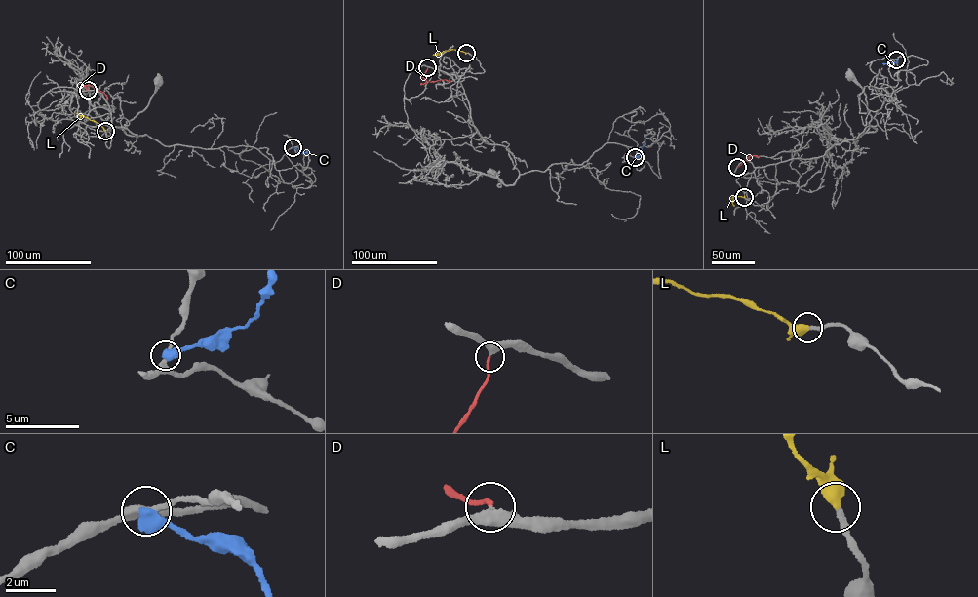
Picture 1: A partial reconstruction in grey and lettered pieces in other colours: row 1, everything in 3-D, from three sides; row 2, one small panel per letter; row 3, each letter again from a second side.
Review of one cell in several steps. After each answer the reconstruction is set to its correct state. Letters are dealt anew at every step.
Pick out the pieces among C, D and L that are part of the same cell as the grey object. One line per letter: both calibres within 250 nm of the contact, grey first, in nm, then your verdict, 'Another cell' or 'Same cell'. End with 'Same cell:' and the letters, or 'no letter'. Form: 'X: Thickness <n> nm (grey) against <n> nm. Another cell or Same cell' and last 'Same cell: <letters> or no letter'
C: Thickness 240 nm (grey) against 550 nm. Another cell
D: Thickness 320 nm (grey) against 170 nm. Same cell
L: Thickness 240 nm (grey) against 500 nm. Same cell
Same cell: D, L

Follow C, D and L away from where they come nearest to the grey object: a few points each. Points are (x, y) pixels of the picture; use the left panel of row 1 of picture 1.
C: (293, 147), (297, 152), (307, 151)
D: (88, 90), (84, 86), (93, 86), (107, 99)
L: (105, 131), (83, 116), (74, 120)

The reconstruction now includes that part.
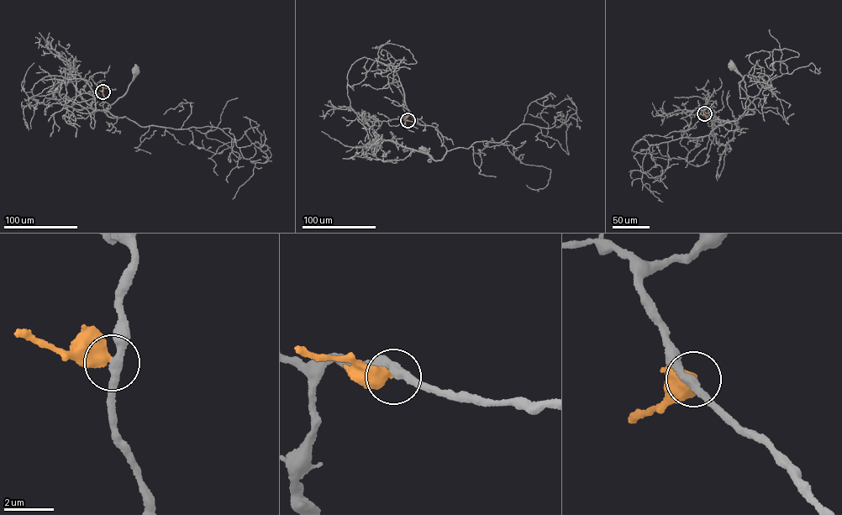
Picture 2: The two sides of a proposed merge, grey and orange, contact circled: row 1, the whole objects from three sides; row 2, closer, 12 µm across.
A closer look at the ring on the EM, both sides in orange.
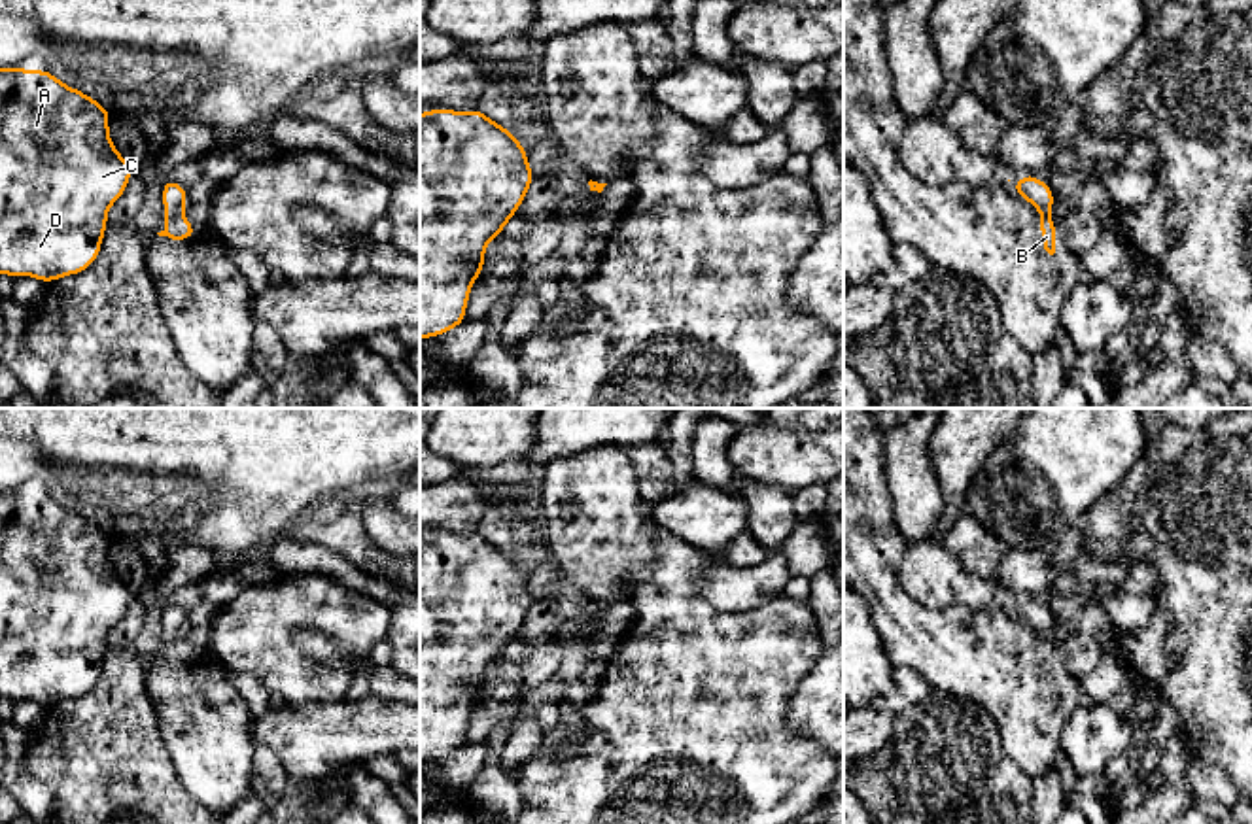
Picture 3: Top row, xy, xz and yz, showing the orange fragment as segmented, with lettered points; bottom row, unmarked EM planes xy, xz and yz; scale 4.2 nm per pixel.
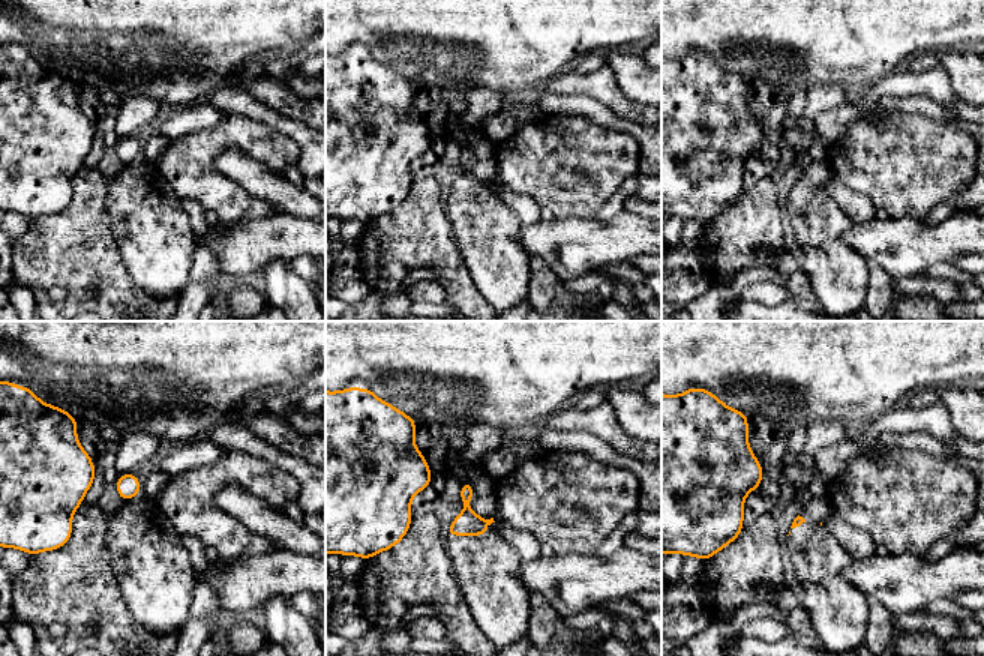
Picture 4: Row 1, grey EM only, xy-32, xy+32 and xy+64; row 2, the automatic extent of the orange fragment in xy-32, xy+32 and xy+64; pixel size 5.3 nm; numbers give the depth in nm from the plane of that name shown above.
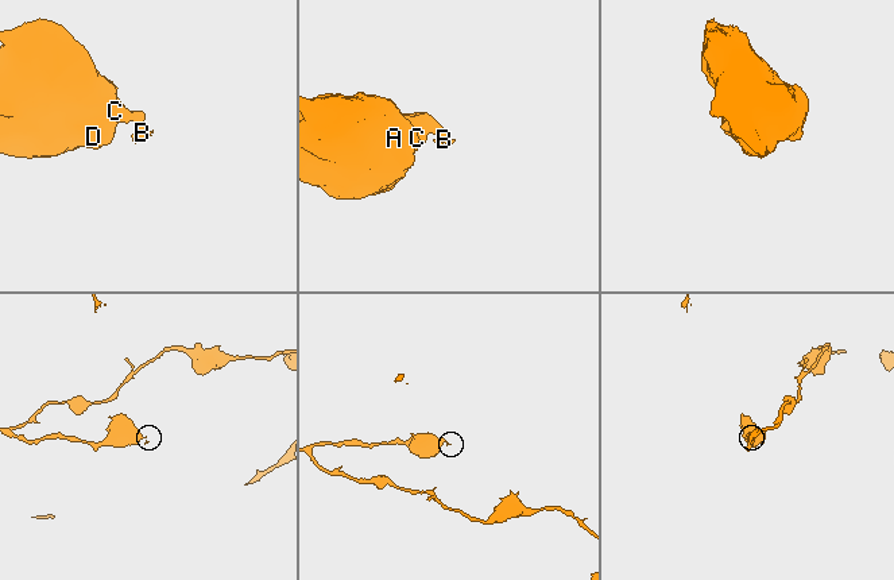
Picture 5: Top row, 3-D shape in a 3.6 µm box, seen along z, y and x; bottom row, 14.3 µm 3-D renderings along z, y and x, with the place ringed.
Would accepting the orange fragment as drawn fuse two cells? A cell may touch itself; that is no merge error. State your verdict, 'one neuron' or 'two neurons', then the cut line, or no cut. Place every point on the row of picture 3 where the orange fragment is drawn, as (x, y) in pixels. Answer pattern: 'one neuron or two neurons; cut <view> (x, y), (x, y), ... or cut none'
two neurons; cut xy (178, 212), (167, 218)

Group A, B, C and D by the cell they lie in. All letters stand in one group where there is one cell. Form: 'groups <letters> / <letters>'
groups A C D / B

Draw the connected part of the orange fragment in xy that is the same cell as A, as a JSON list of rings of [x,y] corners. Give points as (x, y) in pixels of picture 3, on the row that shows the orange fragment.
[[[0,68],[0,274],[49,283],[95,263],[106,214],[132,176],[110,140],[110,115],[53,72]]]

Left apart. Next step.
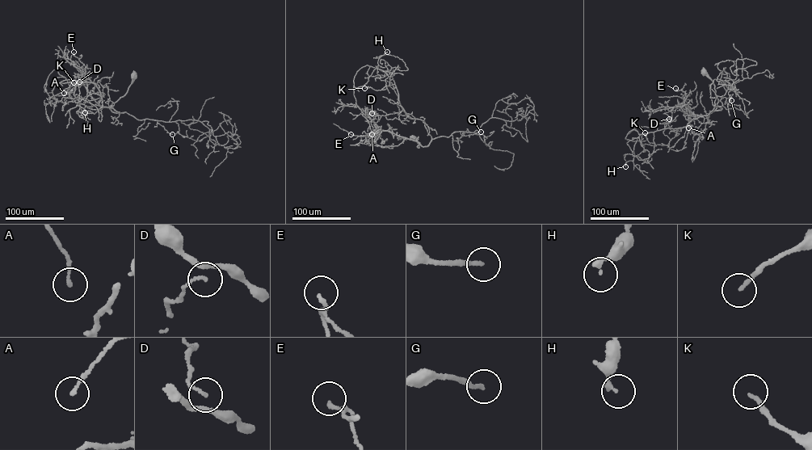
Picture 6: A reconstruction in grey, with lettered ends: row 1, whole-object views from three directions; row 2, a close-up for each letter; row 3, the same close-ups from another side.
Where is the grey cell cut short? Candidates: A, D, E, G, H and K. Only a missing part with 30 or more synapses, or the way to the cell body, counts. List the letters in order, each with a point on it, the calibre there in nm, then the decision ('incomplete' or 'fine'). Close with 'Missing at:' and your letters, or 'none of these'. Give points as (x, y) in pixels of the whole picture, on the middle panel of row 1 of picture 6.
A: at (372, 134); 140 nm thick; fine
D: at (372, 113); 60 nm thick; fine
E: at (351, 134); 110 nm thick; fine
G: at (481, 132); 150 nm thick; incomplete
H: at (387, 52); 190 nm thick; fine
K: at (364, 88); 160 nm thick; fine
Missing at: G

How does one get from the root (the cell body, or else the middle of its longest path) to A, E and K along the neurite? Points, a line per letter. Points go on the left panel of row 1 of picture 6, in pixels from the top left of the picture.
A: (133, 76), (127, 93), (112, 103), (111, 108), (95, 102), (81, 82), (73, 85), (64, 93)
E: (133, 76), (127, 93), (112, 103), (111, 108), (101, 105), (88, 92), (86, 67), (73, 52)
K: (133, 76), (112, 103), (112, 111), (125, 111), (119, 114), (100, 106), (101, 98), (80, 103), (73, 82)

